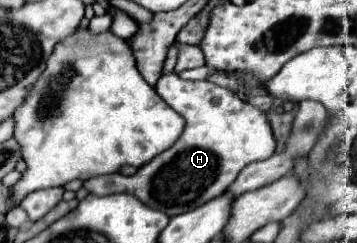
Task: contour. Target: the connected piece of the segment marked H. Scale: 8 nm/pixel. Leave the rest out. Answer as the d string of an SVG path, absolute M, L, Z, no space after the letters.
M168 74L156 82L156 92L186 120L180 138L172 148L140 166L132 176L104 174L86 180L84 188L88 192L96 196L128 192L150 208L178 216L220 196L244 166L274 154L276 142L266 114L240 100L232 90L208 80L188 82L176 74Z

